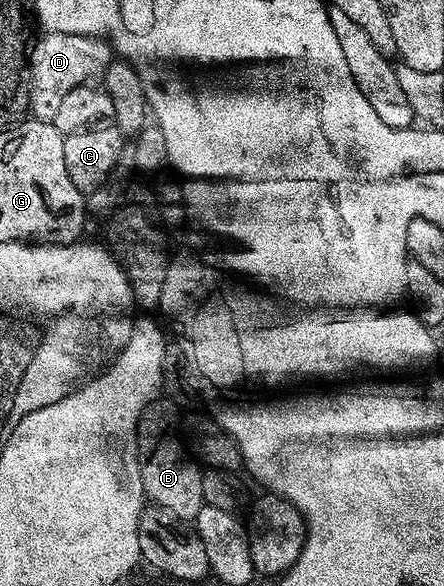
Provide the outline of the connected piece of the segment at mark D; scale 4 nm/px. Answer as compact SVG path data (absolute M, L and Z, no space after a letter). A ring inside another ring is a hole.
M50 32L41 37L30 49L32 81L28 107L35 119L50 122L60 103L66 99L66 94L70 94L70 90L103 77L114 59L114 53L108 41L95 36L79 36L73 32Z

